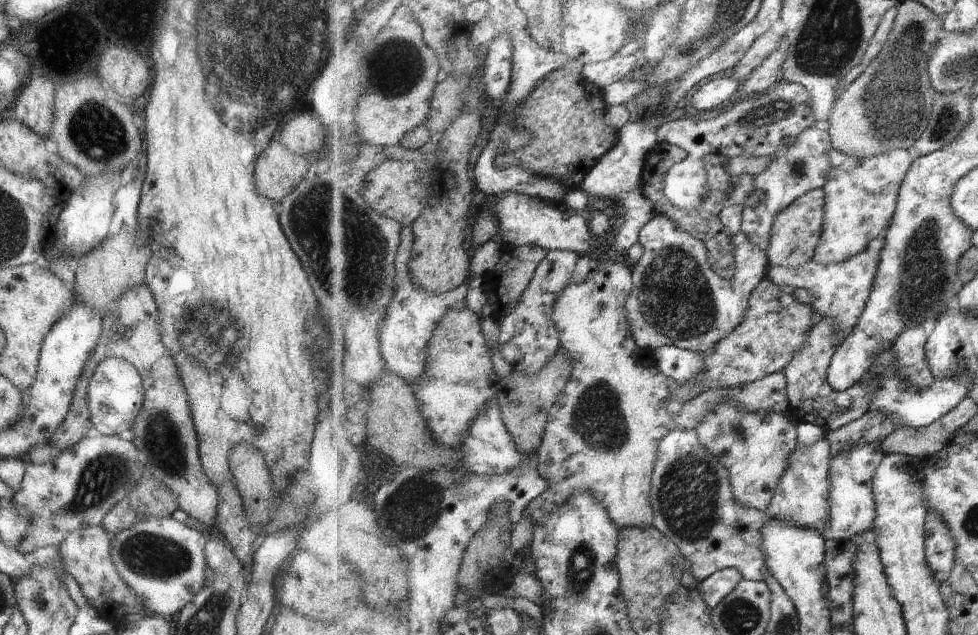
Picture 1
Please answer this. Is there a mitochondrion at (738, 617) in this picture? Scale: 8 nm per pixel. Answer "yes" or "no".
yes

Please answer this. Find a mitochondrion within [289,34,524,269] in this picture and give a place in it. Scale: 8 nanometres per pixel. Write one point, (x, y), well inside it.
(395, 67)

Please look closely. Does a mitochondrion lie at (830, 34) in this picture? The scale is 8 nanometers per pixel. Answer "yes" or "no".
yes

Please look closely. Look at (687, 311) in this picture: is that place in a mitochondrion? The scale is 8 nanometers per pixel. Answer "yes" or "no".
yes

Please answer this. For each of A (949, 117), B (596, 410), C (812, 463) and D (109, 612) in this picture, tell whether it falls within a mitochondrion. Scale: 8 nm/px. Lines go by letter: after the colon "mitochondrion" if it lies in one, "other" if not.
A: mitochondrion
B: mitochondrion
C: other
D: other

